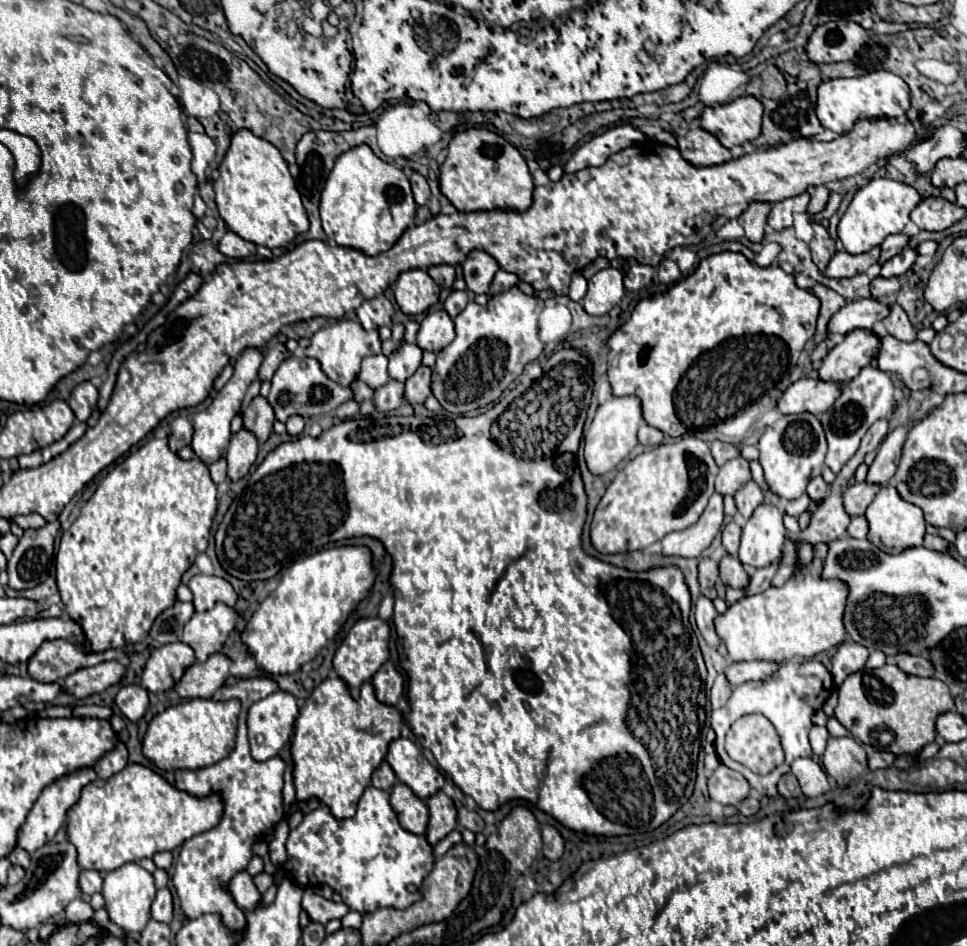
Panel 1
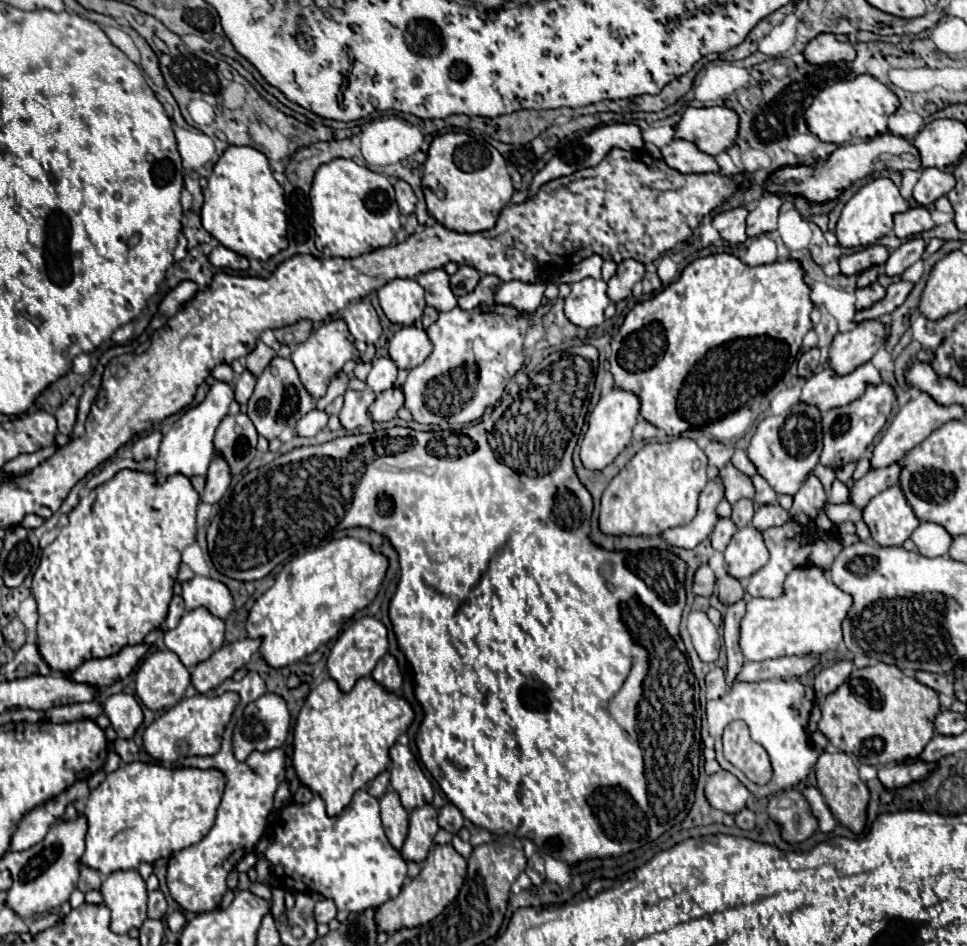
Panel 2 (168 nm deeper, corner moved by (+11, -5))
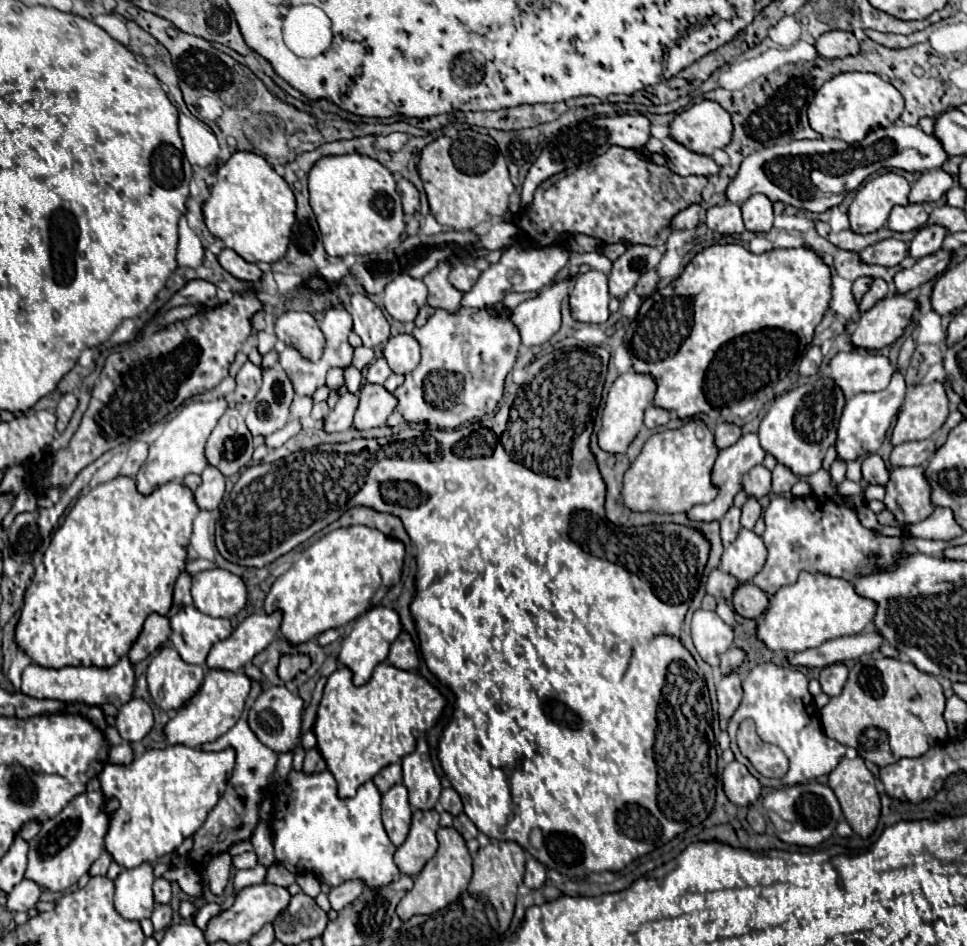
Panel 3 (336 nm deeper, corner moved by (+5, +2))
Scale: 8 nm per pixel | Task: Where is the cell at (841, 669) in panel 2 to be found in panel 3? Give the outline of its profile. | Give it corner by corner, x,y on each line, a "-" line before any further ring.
834,663
820,671
820,685
828,697
838,695
842,691
846,679
848,679
848,667
844,663

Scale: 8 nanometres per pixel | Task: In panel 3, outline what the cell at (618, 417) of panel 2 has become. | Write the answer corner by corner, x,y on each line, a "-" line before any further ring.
628,371
624,375
618,375
618,379
614,381
614,385
608,391
604,413
602,413
602,427
598,431
600,449
604,449
606,453
614,453
614,455
626,453
628,445
632,443
632,439
638,435
638,431
642,427
644,409
652,403
654,391
656,391
656,383
648,375
642,375
636,371

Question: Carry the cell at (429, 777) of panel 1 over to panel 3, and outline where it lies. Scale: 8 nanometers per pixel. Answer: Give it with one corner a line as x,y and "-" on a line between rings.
424,739
416,743
416,749
402,759
404,785
410,793
410,805
414,809
432,809
438,803
442,785
434,773
428,745

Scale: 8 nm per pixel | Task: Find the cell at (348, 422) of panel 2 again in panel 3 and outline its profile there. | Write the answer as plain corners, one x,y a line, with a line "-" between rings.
346,393
338,399
336,407
328,413
326,417
326,431
334,433
334,431
346,431
348,427
352,427
354,423
354,413
358,409
358,401
360,397
356,393

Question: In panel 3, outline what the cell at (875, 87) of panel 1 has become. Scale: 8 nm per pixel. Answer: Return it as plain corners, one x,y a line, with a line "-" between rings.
852,71
832,77
818,89
814,101
808,107
808,119
812,129
818,131
822,137
834,137
848,143
856,143
866,137
870,127
892,125
894,119
902,115
902,111
904,97
892,83
880,79
876,73

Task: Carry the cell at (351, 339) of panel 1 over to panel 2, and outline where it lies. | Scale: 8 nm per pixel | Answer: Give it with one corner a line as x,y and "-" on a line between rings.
342,318
338,320
330,320
324,322
318,330
314,330
310,334
310,338
302,344
298,344
292,354
290,360
298,370
298,376
302,380
302,386
310,392
310,396
314,398
322,398
326,394
324,388
328,388
328,382
340,372
340,368
348,362
348,360
356,360
358,358
358,350
354,348
354,336
350,336
346,322

